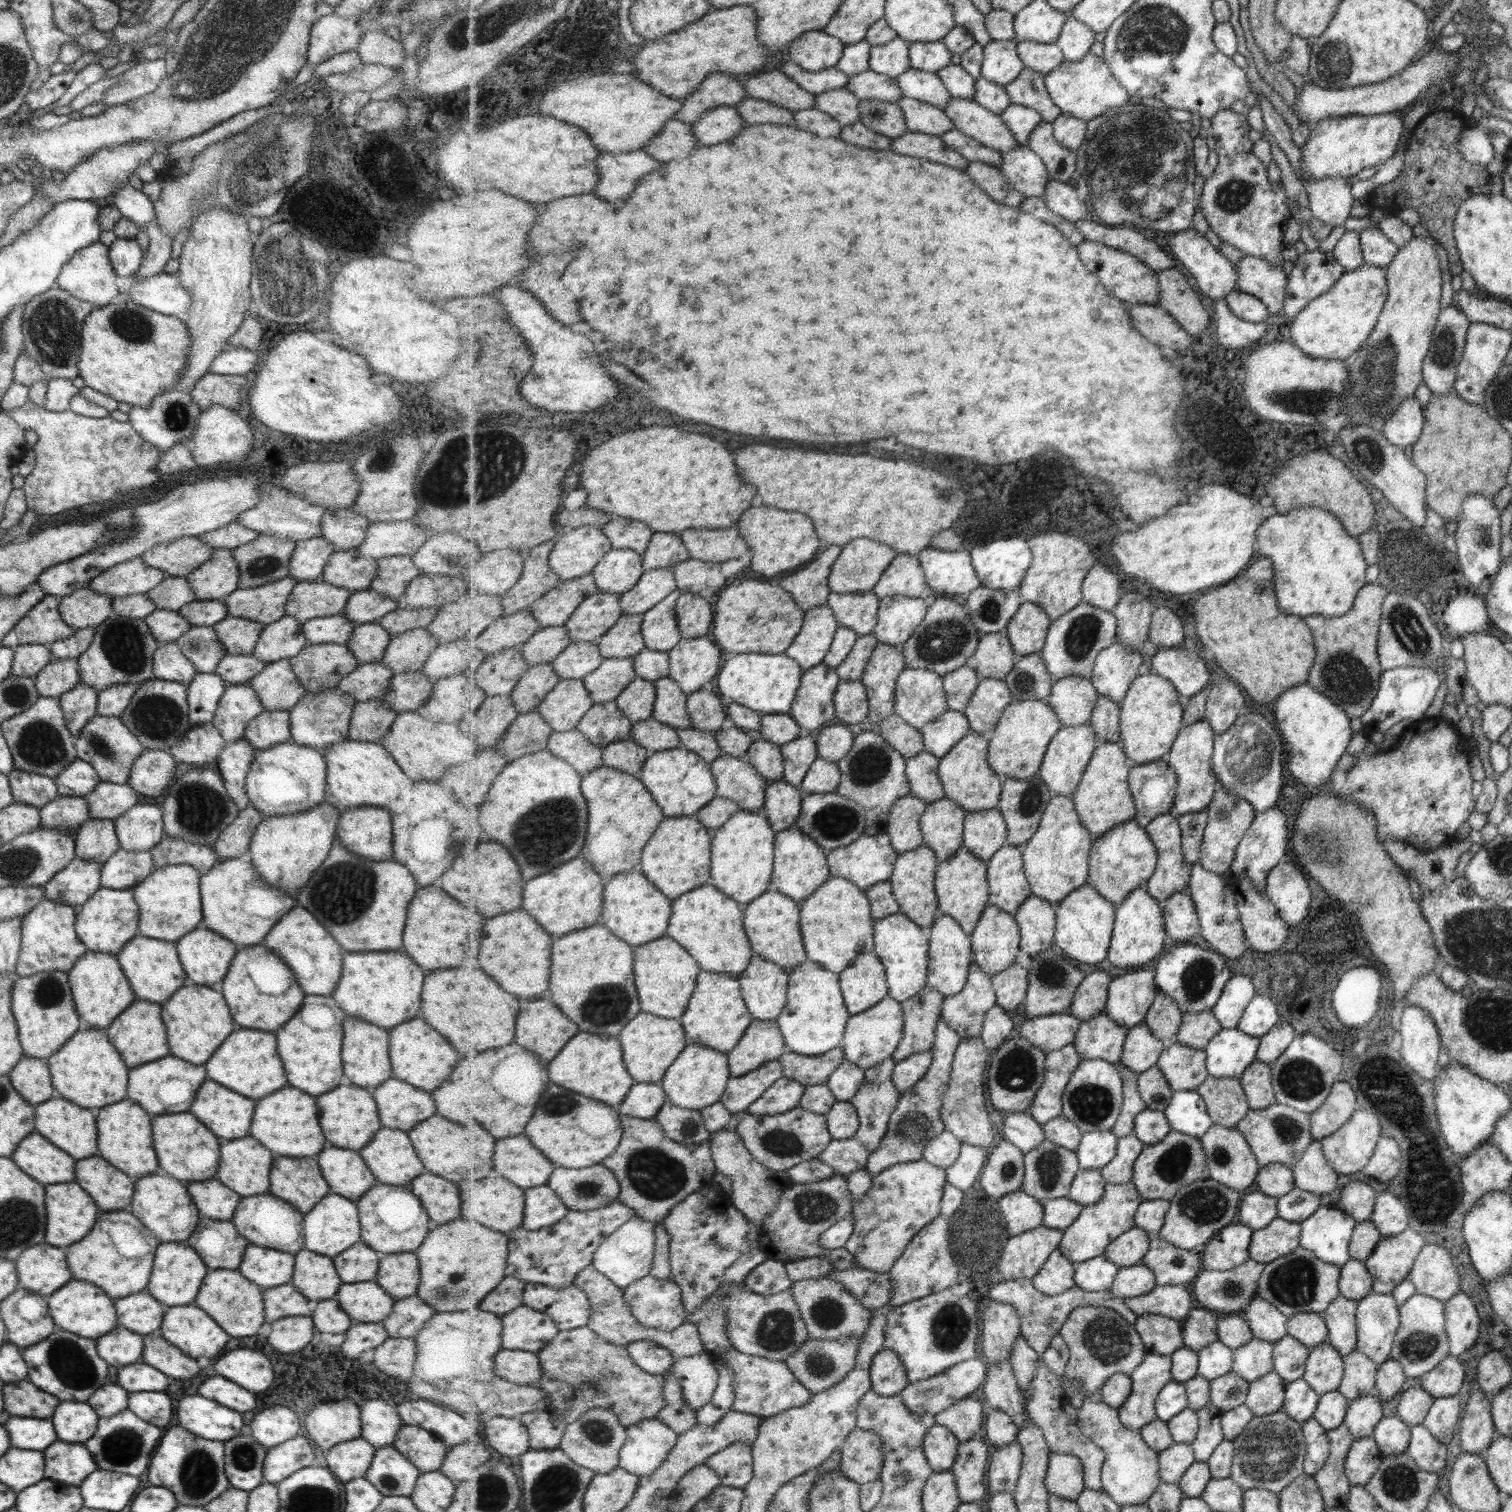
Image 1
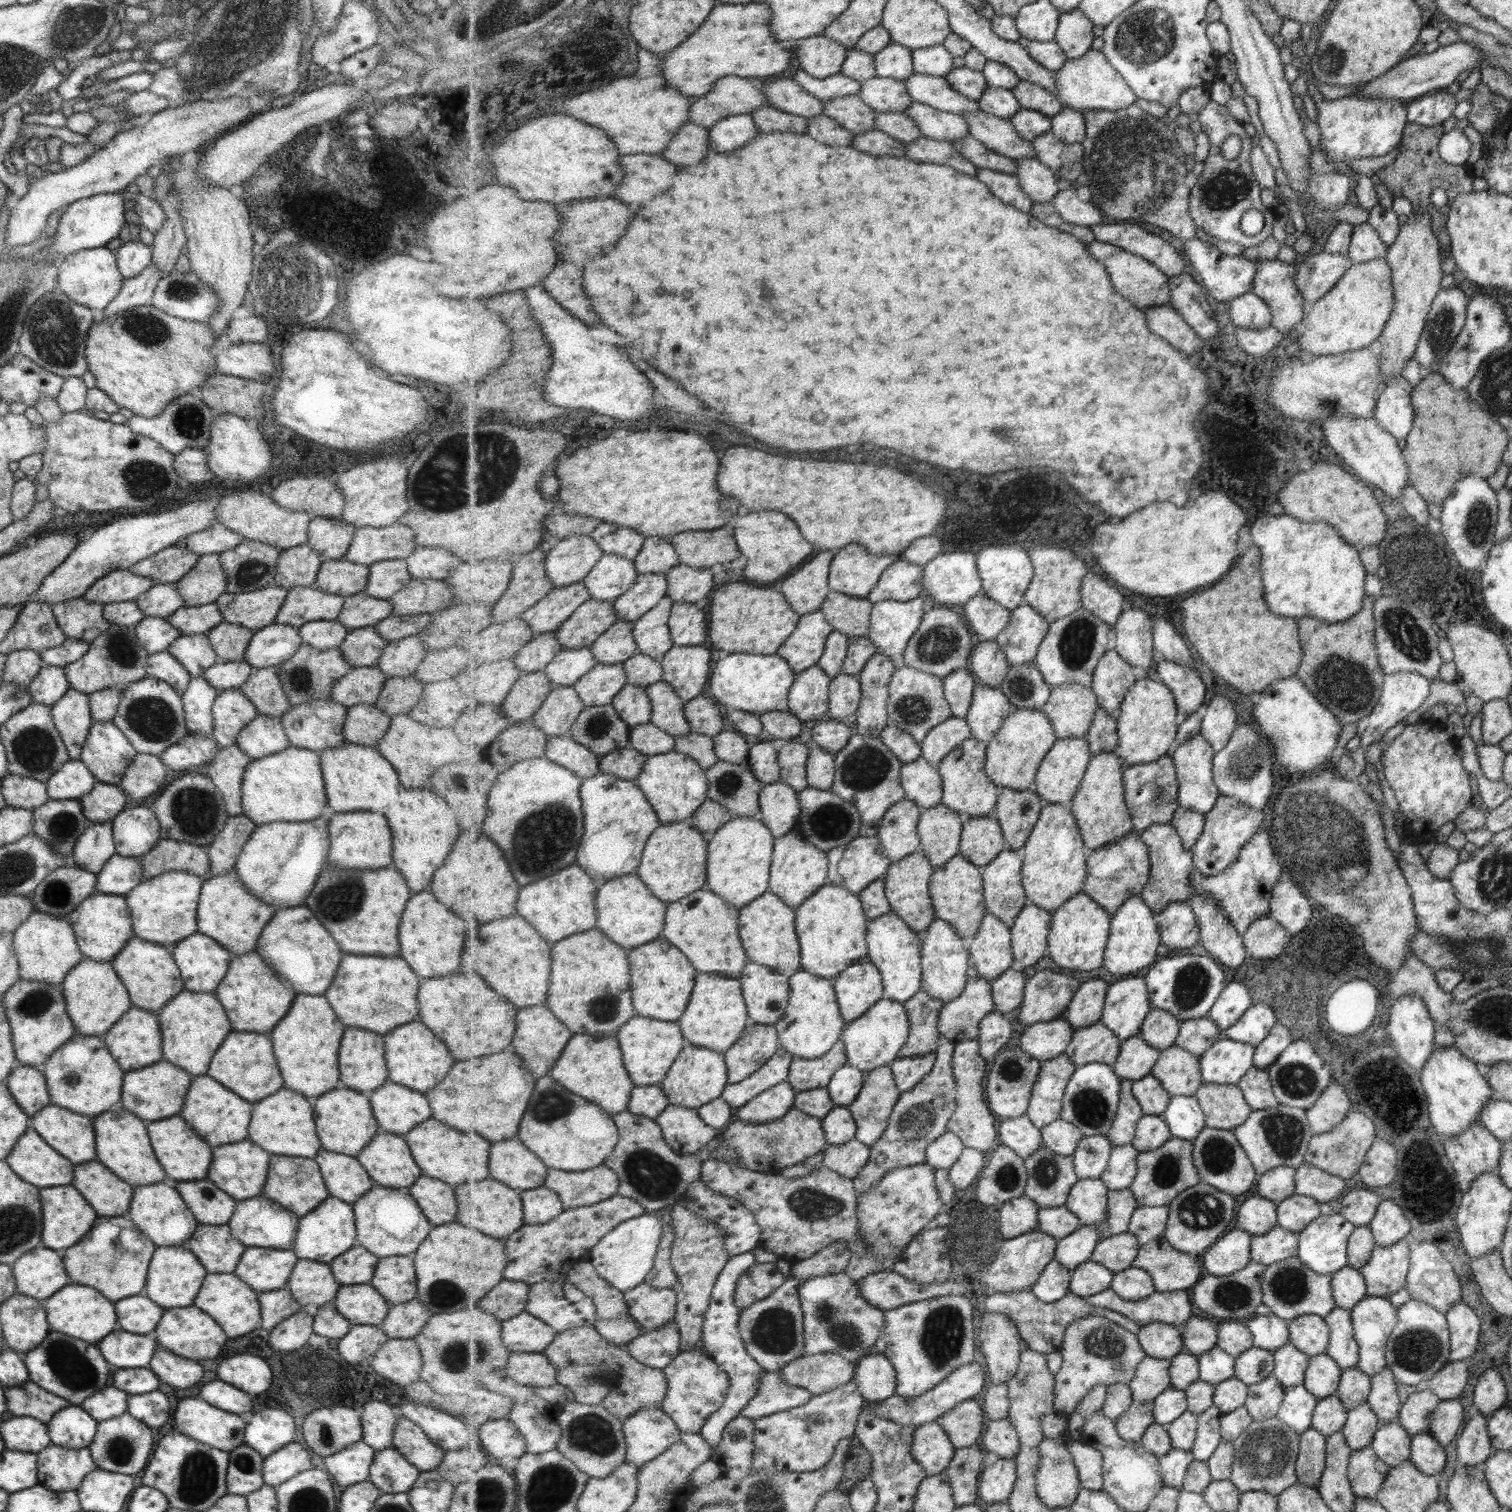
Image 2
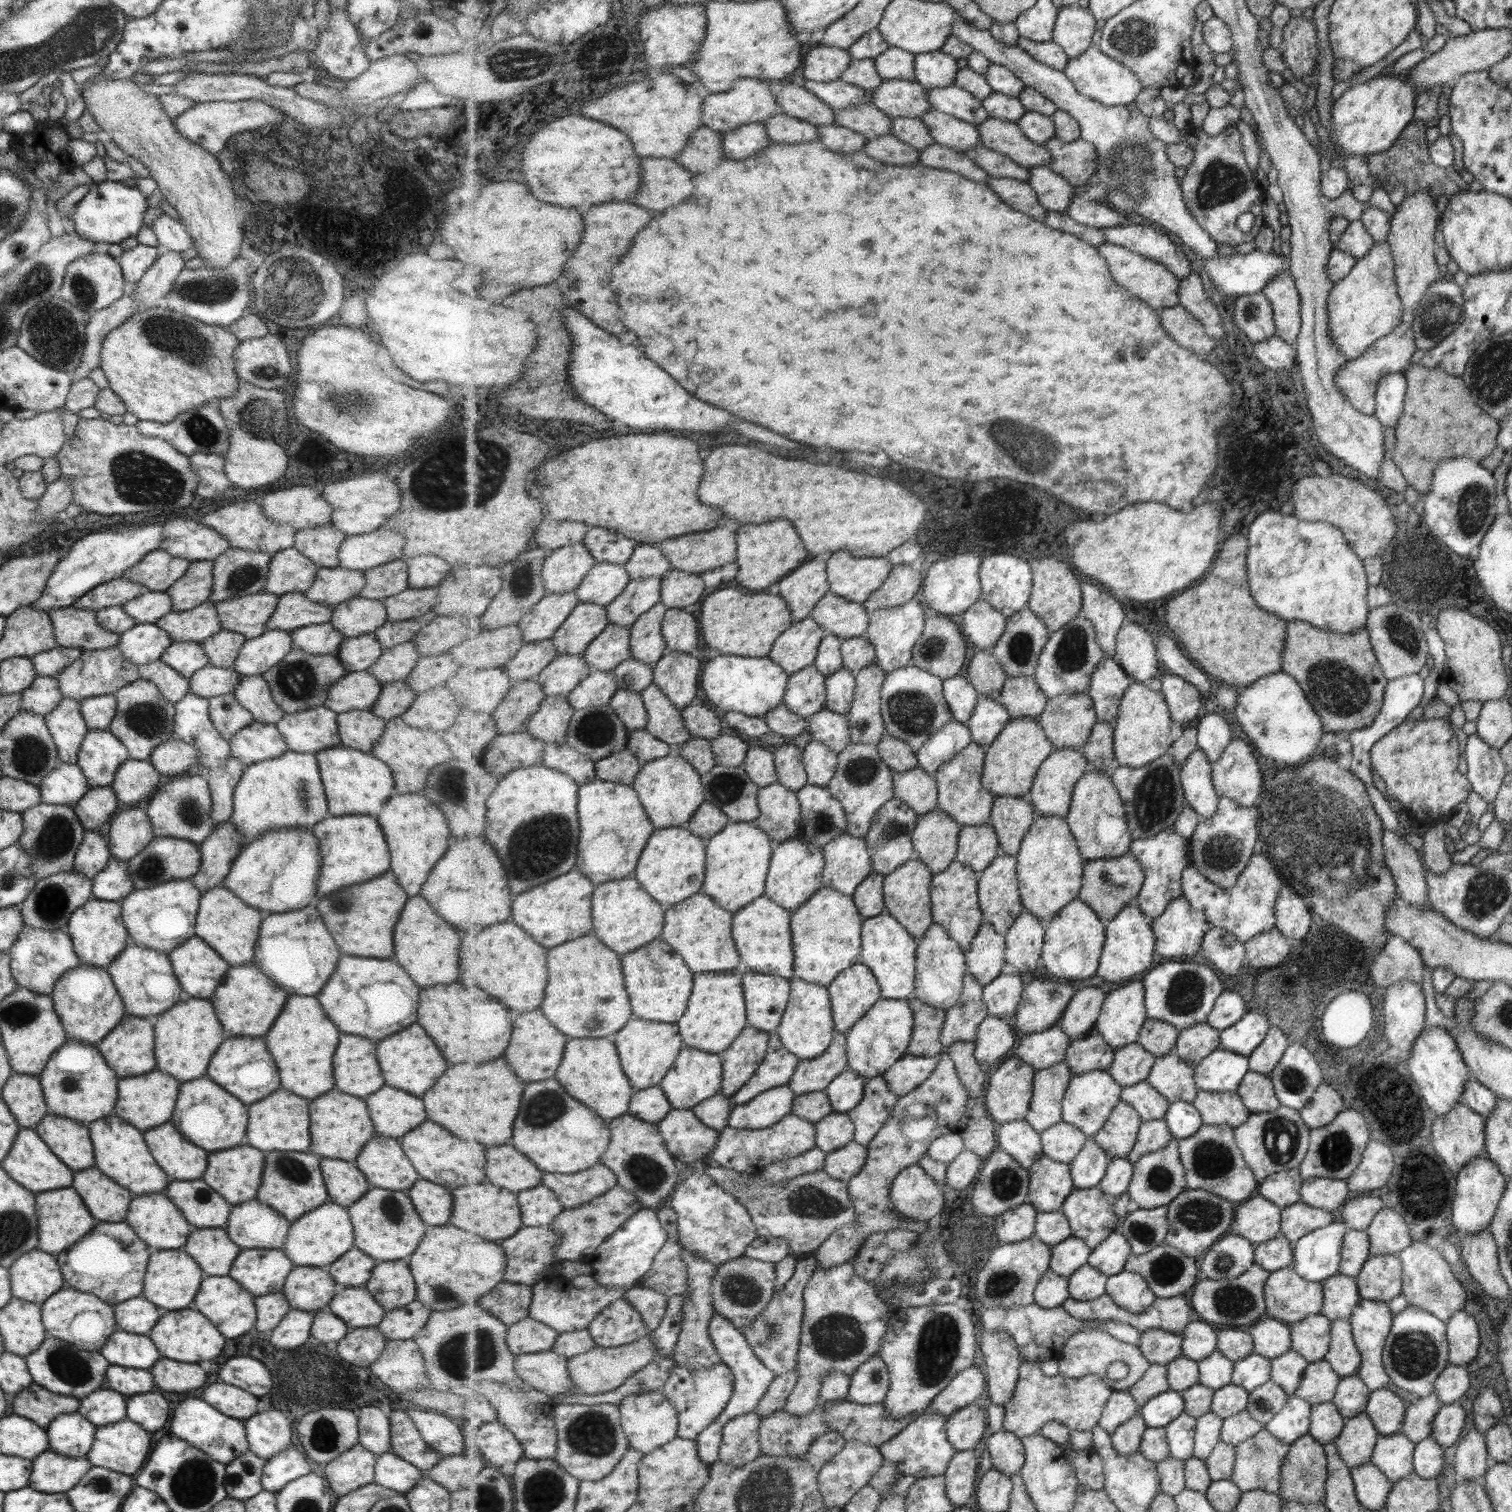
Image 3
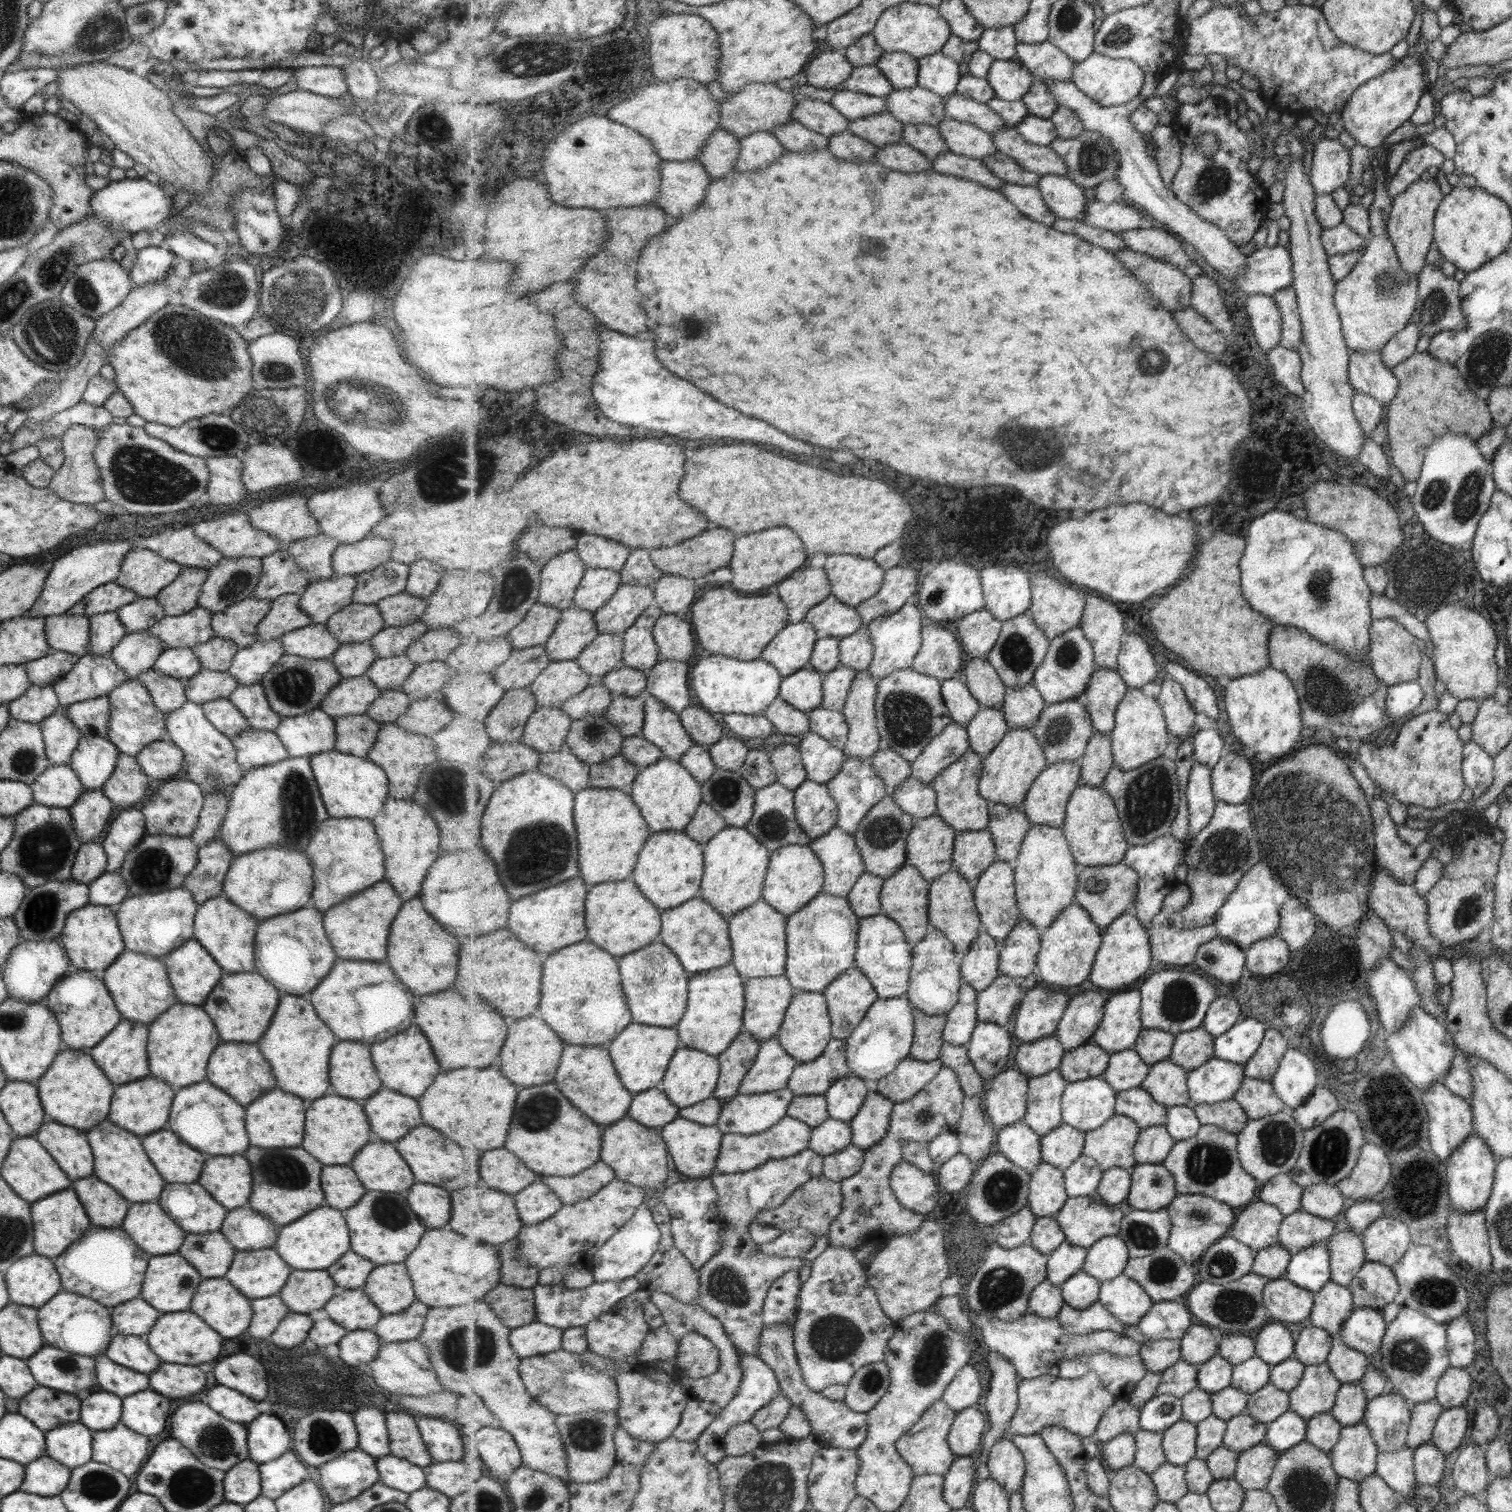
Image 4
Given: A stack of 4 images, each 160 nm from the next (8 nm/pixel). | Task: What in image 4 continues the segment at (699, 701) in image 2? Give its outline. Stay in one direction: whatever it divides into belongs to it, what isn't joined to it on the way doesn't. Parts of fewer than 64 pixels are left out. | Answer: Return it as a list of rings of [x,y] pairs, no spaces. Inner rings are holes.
[[[689,706],[679,714],[684,727],[695,744],[711,747],[720,742],[723,725],[719,724],[707,709],[701,706]]]

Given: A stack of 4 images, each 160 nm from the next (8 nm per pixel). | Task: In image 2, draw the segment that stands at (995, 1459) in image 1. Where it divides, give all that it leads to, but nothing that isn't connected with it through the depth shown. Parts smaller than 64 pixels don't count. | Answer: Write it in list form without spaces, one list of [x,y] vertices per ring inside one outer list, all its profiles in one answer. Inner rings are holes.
[[[1000,1458],[981,1475],[983,1505],[1008,1502],[1018,1479],[1016,1458]]]

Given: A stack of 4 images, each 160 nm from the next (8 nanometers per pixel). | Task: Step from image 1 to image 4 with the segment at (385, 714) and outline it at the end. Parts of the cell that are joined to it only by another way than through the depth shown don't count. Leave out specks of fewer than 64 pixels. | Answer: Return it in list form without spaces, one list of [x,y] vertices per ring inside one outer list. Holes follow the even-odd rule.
[[[349,714],[333,719],[335,732],[334,750],[366,758],[373,747],[380,724],[361,714]]]

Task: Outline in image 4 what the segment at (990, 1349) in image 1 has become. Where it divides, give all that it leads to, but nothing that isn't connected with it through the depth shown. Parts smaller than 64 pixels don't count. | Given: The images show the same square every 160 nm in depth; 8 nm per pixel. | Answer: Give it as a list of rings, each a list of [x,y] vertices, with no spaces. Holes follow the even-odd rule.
[[[989,1353],[988,1363],[990,1364],[991,1379],[989,1382],[989,1390],[986,1394],[986,1413],[989,1414],[990,1429],[985,1433],[982,1442],[982,1450],[979,1452],[977,1459],[977,1480],[981,1482],[990,1477],[990,1470],[988,1469],[988,1460],[993,1446],[997,1444],[1002,1438],[1009,1437],[1009,1427],[1018,1405],[1020,1404],[1020,1397],[1018,1389],[1020,1386],[1020,1374],[1017,1372],[1013,1363],[1009,1359],[1005,1359],[999,1353]]]

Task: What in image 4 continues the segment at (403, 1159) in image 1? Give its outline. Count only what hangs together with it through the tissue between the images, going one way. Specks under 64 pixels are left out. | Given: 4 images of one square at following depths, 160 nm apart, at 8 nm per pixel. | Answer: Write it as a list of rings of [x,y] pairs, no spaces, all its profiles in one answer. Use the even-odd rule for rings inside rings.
[[[373,1140],[359,1149],[349,1167],[366,1190],[404,1195],[415,1182],[410,1168],[391,1144]]]

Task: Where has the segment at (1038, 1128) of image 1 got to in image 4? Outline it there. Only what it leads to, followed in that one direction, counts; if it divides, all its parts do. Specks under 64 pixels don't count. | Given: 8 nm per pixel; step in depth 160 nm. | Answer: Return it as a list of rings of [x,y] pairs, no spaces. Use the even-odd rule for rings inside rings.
[[[1017,1121],[998,1132],[998,1152],[1029,1173],[1035,1172],[1044,1161],[1042,1137],[1024,1121]]]

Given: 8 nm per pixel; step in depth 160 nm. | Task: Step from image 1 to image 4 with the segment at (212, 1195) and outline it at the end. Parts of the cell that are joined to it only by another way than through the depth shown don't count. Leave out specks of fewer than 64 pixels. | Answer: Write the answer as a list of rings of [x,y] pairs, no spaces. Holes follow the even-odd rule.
[[[165,1183],[157,1204],[185,1234],[218,1232],[227,1210],[195,1183]]]

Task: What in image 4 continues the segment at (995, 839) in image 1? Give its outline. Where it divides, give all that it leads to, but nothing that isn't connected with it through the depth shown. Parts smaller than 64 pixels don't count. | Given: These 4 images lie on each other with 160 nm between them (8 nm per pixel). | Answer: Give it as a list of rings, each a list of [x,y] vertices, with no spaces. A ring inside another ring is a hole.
[[[960,831],[956,836],[952,870],[975,883],[997,858],[996,842],[991,831]]]

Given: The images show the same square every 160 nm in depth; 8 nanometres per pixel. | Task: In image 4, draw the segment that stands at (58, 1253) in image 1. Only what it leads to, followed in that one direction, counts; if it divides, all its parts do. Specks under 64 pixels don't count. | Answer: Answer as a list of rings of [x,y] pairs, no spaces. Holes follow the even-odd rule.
[[[34,1253],[13,1262],[3,1276],[9,1303],[38,1309],[61,1290],[53,1260]]]

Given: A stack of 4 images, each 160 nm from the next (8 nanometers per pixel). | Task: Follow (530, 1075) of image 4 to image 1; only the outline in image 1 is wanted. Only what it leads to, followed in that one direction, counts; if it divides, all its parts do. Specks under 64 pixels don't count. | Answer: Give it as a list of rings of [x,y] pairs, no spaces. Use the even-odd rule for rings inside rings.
[[[527,1002],[516,1022],[517,1044],[541,1054],[543,1062],[551,1062],[565,1045],[582,1030],[555,1002]]]

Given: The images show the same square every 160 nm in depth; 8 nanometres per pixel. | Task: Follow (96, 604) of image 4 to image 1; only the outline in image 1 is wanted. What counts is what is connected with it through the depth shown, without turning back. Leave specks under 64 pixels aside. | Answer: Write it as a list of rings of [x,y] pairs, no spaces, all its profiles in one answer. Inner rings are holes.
[[[138,556],[99,573],[88,582],[87,587],[111,598],[130,594],[144,595],[164,578],[165,574],[161,570],[147,566]]]

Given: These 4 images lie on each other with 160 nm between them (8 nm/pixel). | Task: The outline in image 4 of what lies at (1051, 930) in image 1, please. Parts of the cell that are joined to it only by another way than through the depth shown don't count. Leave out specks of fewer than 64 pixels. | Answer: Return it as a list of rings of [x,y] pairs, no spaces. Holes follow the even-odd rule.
[[[1021,918],[1000,951],[1000,972],[1020,980],[1037,973],[1041,947],[1041,930],[1026,918]]]

